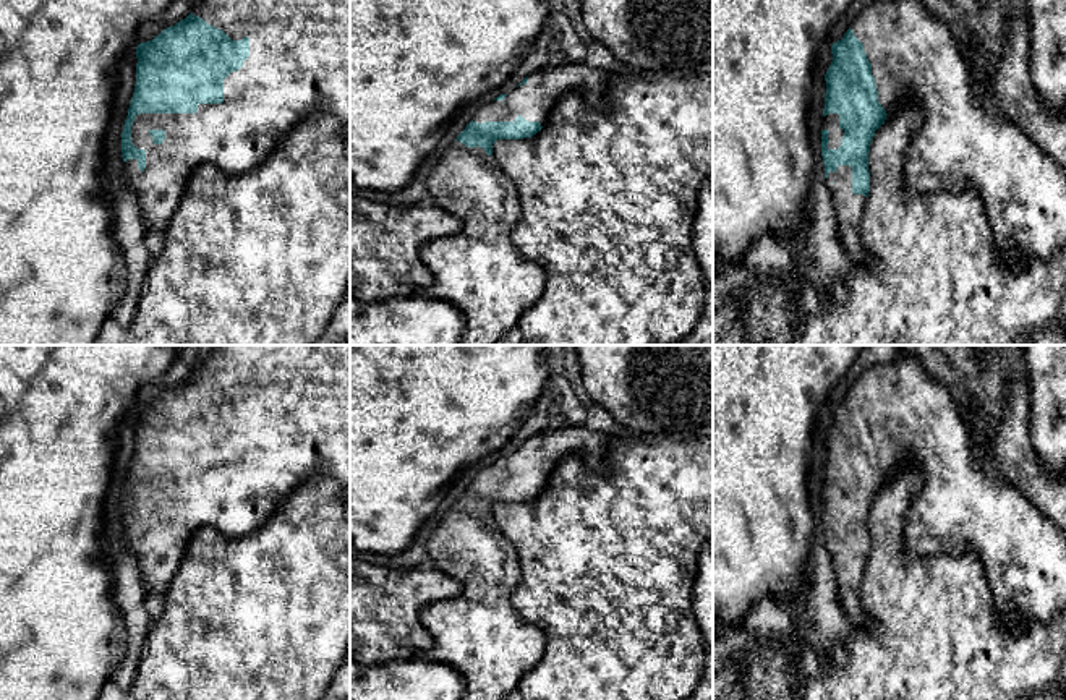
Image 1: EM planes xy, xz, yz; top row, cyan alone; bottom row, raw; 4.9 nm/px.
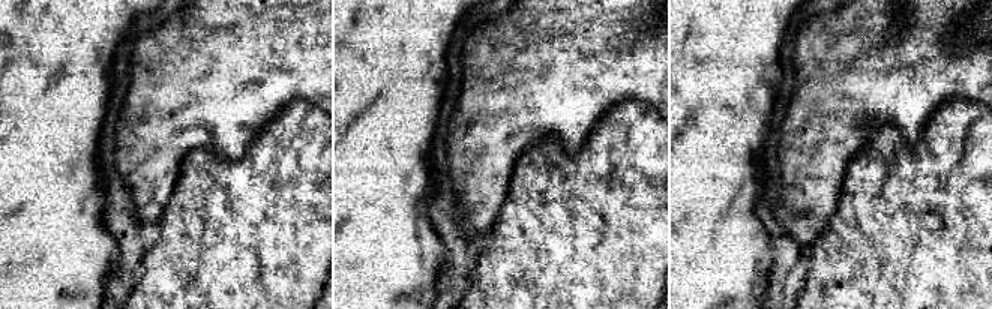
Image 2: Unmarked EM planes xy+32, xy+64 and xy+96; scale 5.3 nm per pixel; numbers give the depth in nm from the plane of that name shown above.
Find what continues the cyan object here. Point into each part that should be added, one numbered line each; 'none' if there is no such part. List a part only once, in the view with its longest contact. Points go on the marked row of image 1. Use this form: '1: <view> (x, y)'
1: xy (298, 65)

